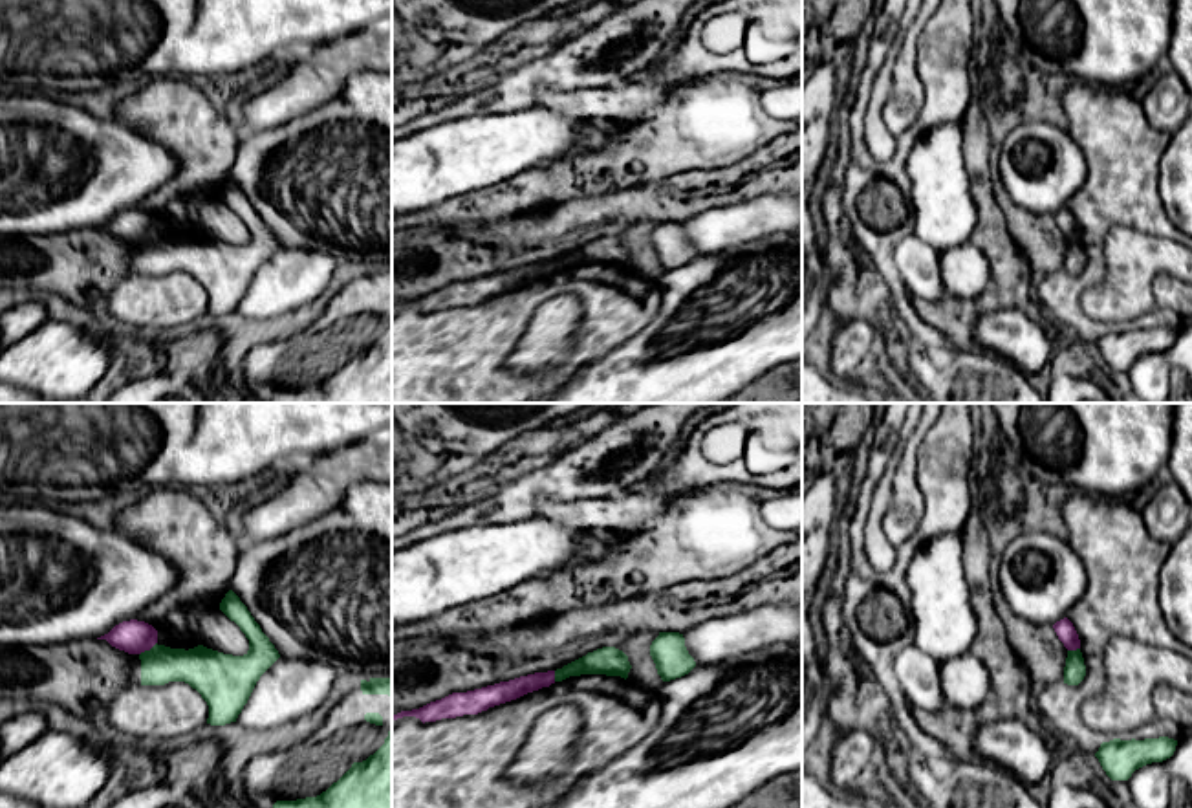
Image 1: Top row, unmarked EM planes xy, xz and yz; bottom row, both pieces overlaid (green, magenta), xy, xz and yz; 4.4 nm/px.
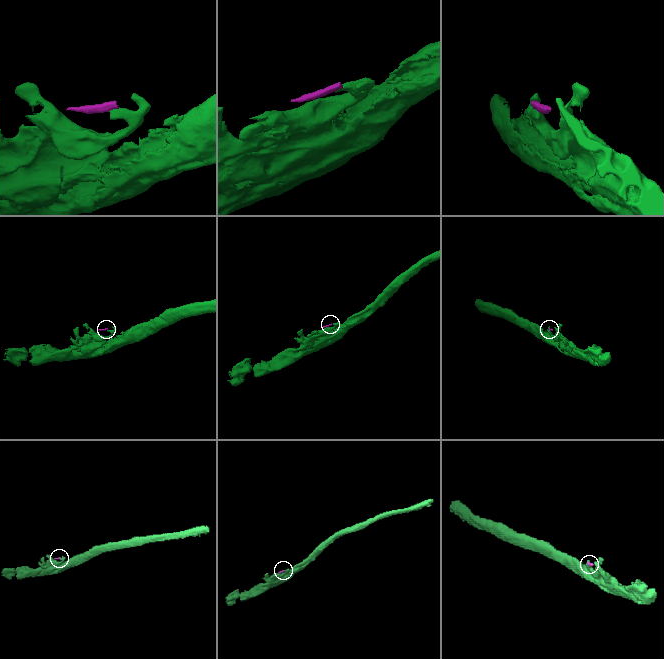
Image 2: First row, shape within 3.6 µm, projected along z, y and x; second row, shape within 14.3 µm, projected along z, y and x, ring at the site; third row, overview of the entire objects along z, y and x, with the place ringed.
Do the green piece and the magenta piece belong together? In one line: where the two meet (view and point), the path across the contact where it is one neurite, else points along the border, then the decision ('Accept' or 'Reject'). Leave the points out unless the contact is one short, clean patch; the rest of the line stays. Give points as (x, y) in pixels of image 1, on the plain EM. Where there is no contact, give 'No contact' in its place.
Touches green at xy (147, 240). Boundary: xy (156, 231), (140, 244). Reject

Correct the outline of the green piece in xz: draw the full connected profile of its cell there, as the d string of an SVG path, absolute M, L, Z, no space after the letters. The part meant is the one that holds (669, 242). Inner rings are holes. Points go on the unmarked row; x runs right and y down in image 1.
M659 222L650 235L650 246L663 271L681 268L696 257L679 222Z

